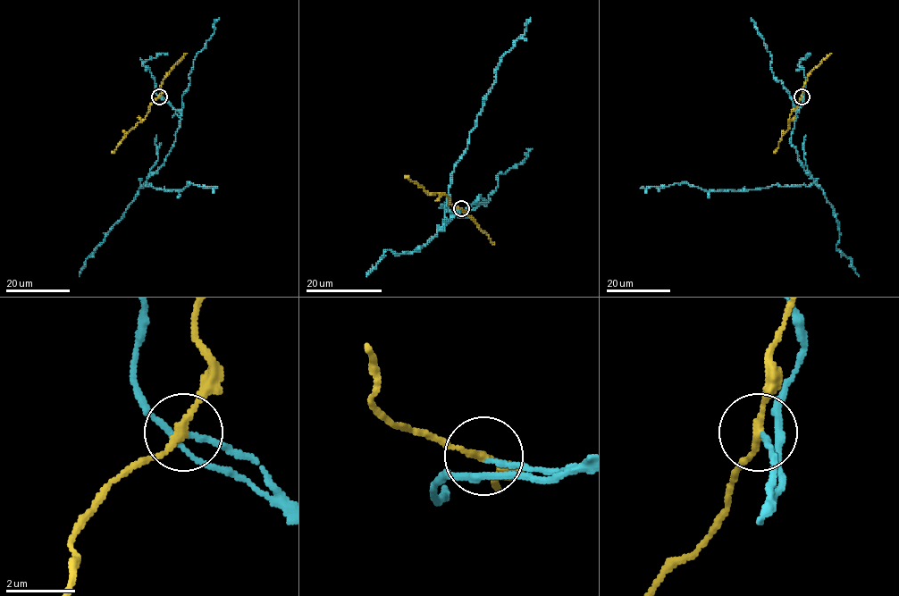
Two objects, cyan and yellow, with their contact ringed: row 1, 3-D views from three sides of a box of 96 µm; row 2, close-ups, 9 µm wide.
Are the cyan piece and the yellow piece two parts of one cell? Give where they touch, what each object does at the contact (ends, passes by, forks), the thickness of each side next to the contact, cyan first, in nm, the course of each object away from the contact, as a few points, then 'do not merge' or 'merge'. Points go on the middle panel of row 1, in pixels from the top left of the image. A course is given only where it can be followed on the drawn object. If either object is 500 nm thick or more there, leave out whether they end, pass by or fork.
place (461, 208); cyan ends; yellow passes by; calibres 170 and 200 nm; course cyan (461, 209), (486, 202), (479, 195), (446, 223), (450, 174), (498, 64), (530, 18); course yellow (461, 208), (451, 205), (446, 195), (428, 193), (415, 180), (404, 176); do not merge

